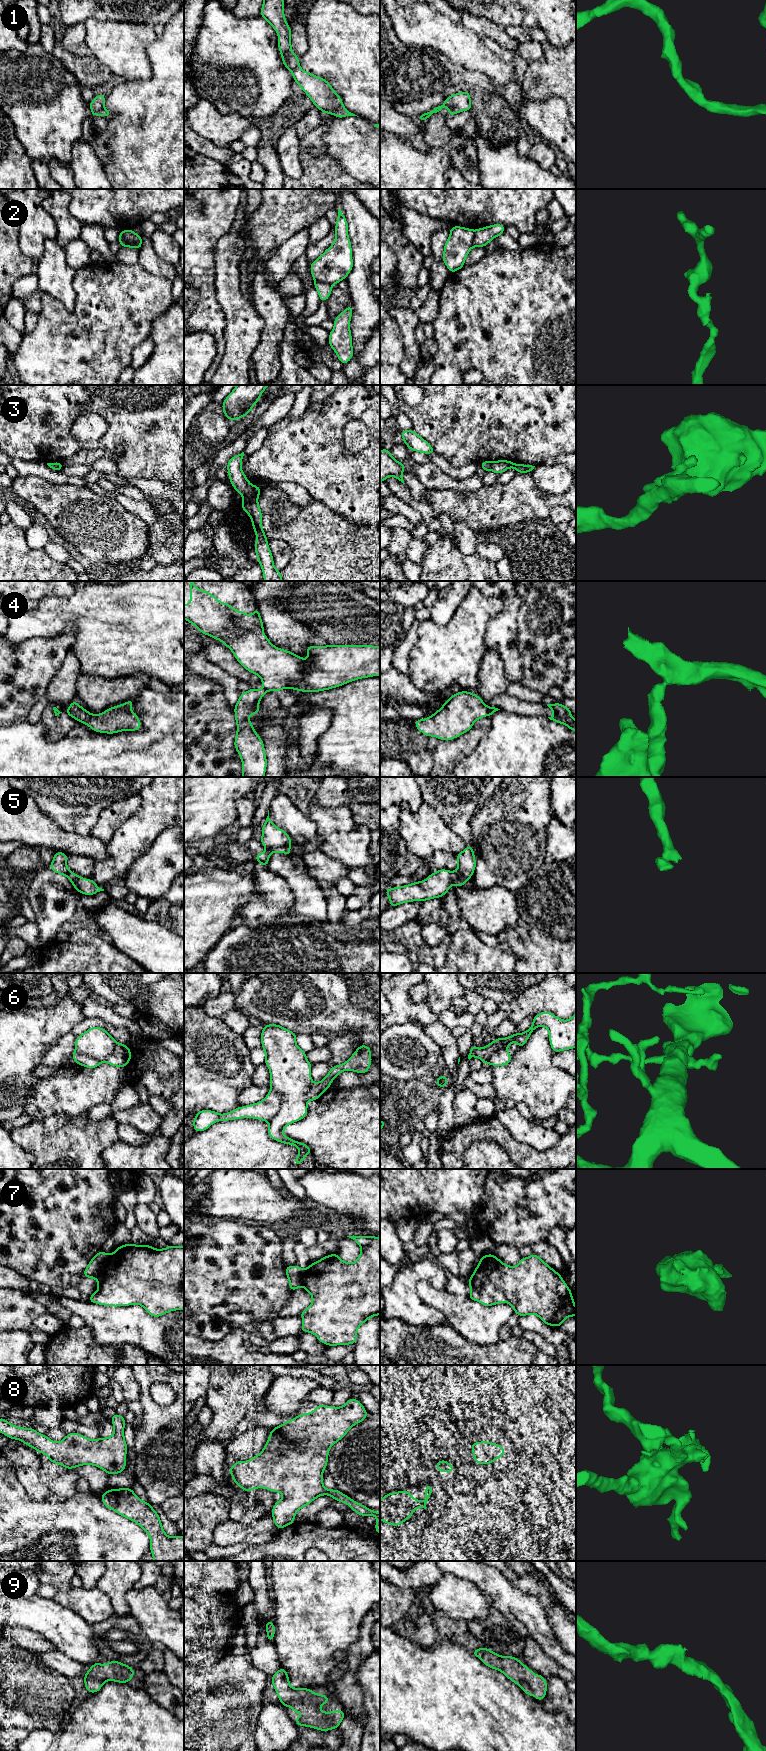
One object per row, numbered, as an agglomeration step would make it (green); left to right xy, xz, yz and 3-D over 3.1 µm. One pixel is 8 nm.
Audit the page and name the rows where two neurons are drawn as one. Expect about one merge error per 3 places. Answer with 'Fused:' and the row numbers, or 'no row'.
Fused: 2, 3, 4, 5, 6, 7

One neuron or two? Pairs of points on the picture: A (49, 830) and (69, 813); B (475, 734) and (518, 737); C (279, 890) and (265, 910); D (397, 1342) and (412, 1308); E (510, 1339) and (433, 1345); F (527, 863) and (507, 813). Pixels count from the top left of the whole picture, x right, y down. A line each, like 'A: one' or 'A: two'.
A: two
B: two
C: one
D: two
E: one
F: one

